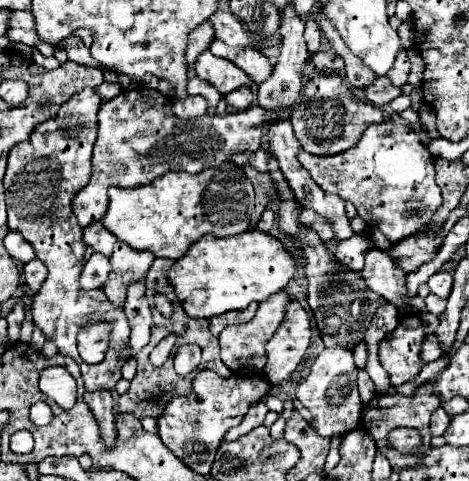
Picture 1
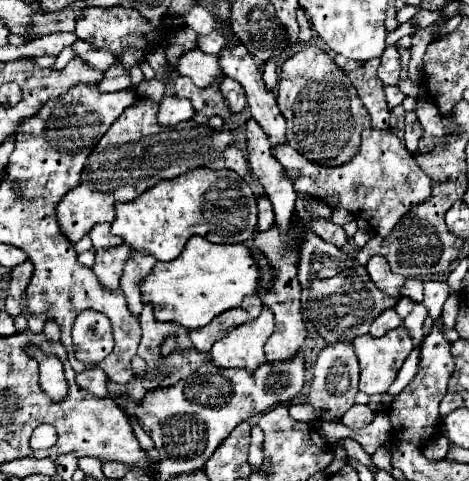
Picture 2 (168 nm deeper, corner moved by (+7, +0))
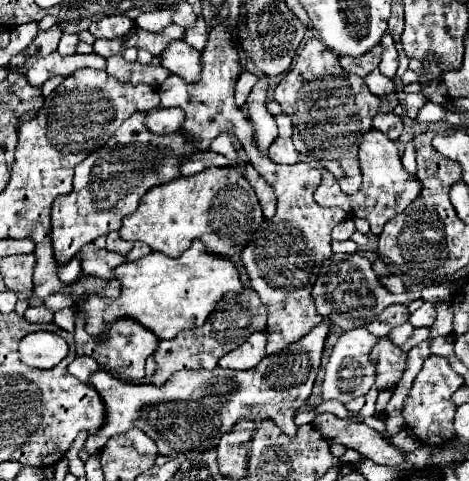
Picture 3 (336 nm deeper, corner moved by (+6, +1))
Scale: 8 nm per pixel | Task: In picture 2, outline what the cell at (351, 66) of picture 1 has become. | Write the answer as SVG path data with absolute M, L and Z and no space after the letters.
M380 59L366 61L362 67L348 73L348 79L356 87L364 107L368 109L372 117L372 127L388 129L390 127L390 109L386 107L386 99L384 99L384 91L382 91L384 85L380 83L376 75L378 65L380 65Z

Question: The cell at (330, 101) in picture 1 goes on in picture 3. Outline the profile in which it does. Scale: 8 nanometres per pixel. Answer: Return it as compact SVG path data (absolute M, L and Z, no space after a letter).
M317 38L305 42L291 70L275 88L273 100L281 104L283 112L293 120L295 148L333 172L345 194L355 194L361 188L357 150L361 136L373 128L373 116L392 112L399 104L395 92L384 98L371 94L365 80L347 74L339 66L339 58Z

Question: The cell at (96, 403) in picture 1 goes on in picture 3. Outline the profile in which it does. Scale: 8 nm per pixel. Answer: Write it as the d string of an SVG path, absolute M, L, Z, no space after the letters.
M91 356L75 358L75 360L69 364L69 372L71 372L75 378L83 380L83 382L89 382L89 378L91 378L91 374L93 374L95 370L99 370L99 364L97 364Z

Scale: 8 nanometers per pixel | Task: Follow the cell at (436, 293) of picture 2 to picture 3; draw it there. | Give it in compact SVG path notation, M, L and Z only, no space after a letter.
M425 302L417 312L413 312L409 316L409 322L411 322L413 328L431 326L435 322L435 304L433 302Z

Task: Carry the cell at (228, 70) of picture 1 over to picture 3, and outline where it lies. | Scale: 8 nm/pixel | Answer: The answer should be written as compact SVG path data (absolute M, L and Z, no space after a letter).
M173 42L161 54L161 66L167 68L171 74L181 76L187 82L195 82L201 76L201 54L193 50L189 44Z

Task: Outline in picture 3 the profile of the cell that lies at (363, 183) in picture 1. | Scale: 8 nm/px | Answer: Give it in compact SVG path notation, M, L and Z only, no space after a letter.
M369 130L361 140L361 174L363 174L363 186L355 196L343 194L341 208L351 214L353 218L365 218L371 224L371 232L375 236L381 234L387 220L391 220L395 214L403 212L413 198L421 192L421 182L413 178L401 164L399 150L393 140L389 140L379 130Z

